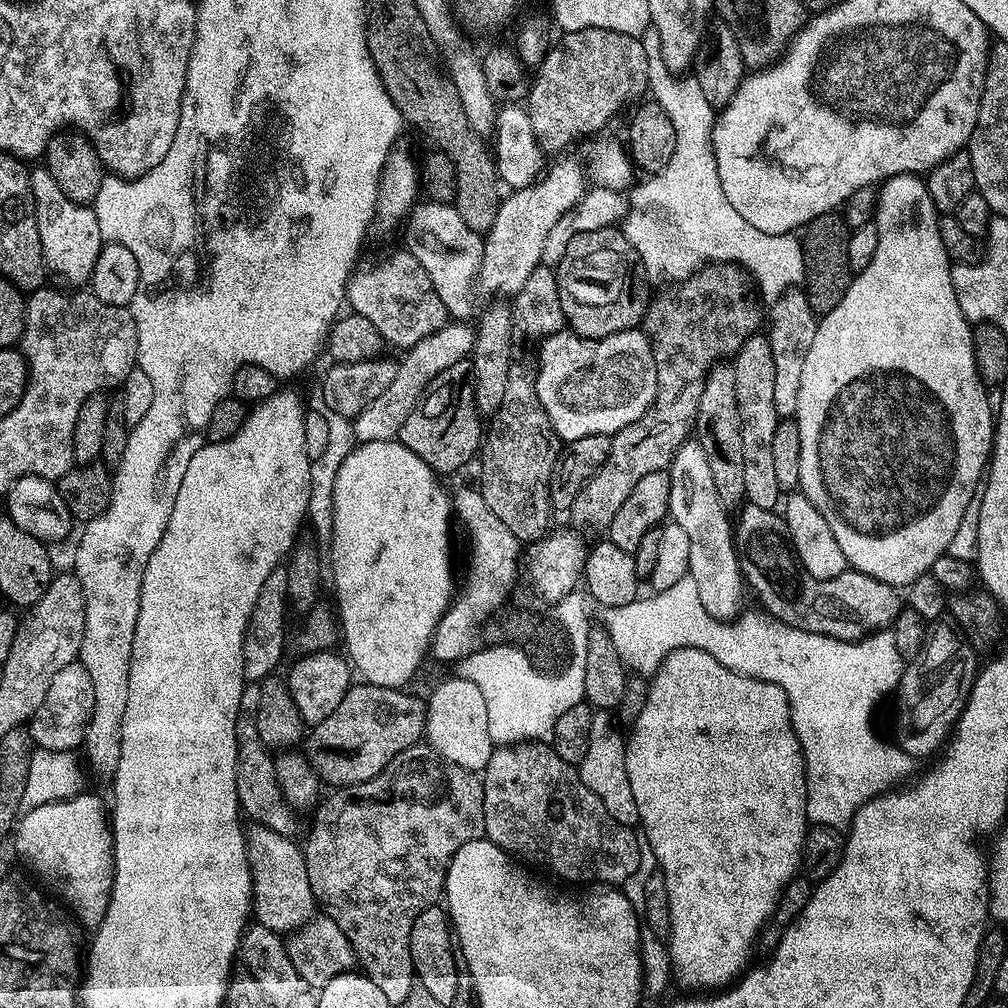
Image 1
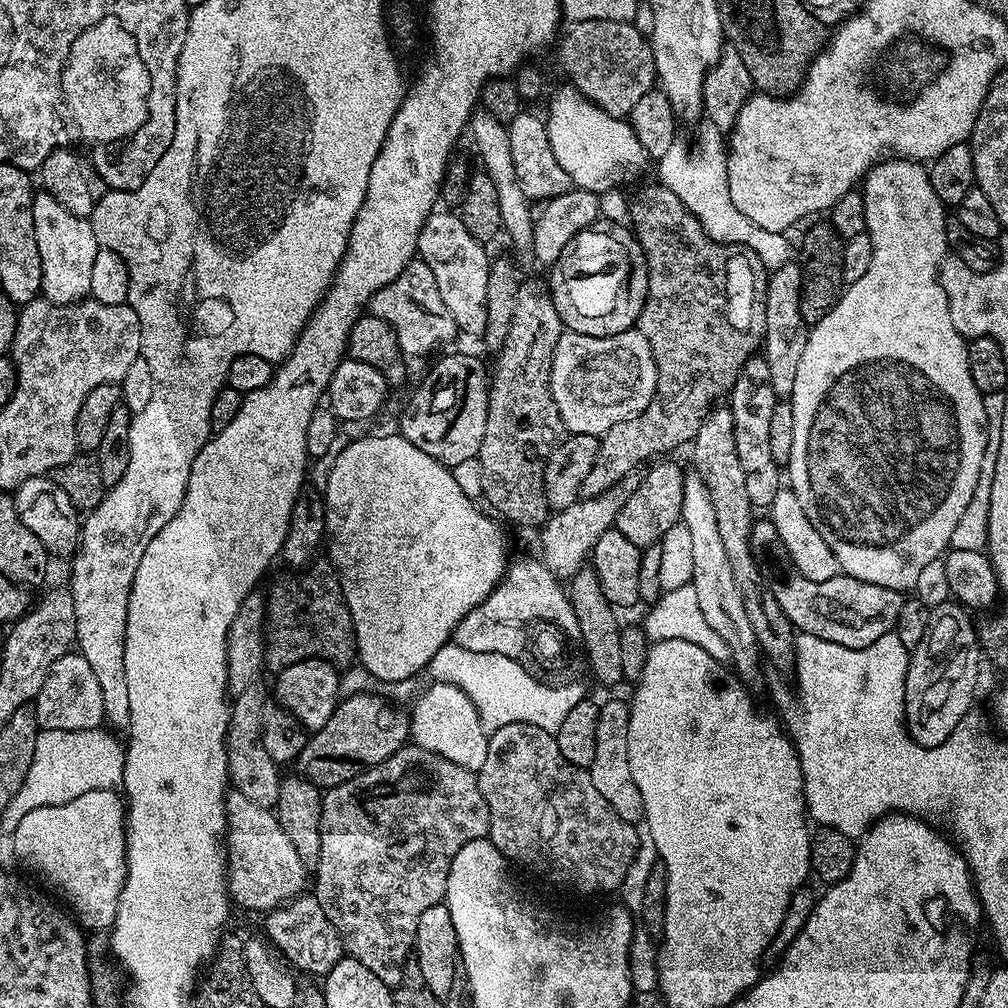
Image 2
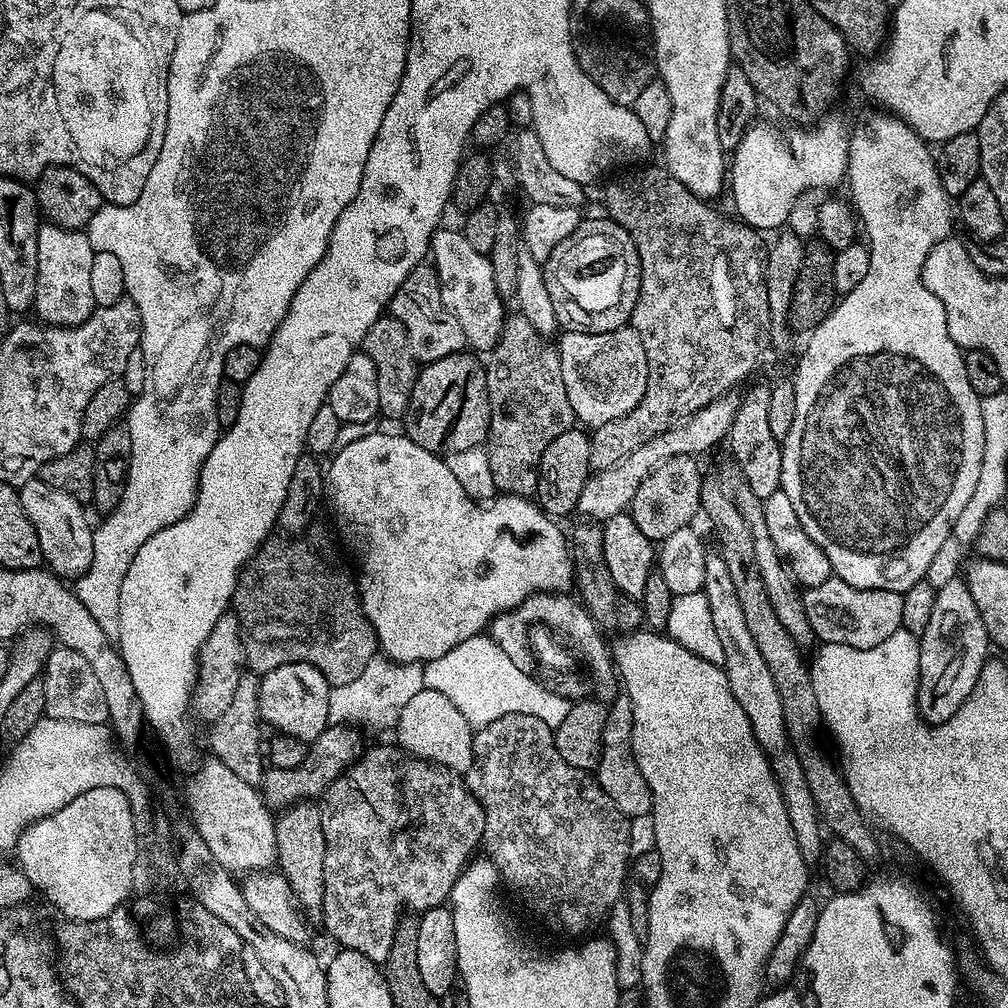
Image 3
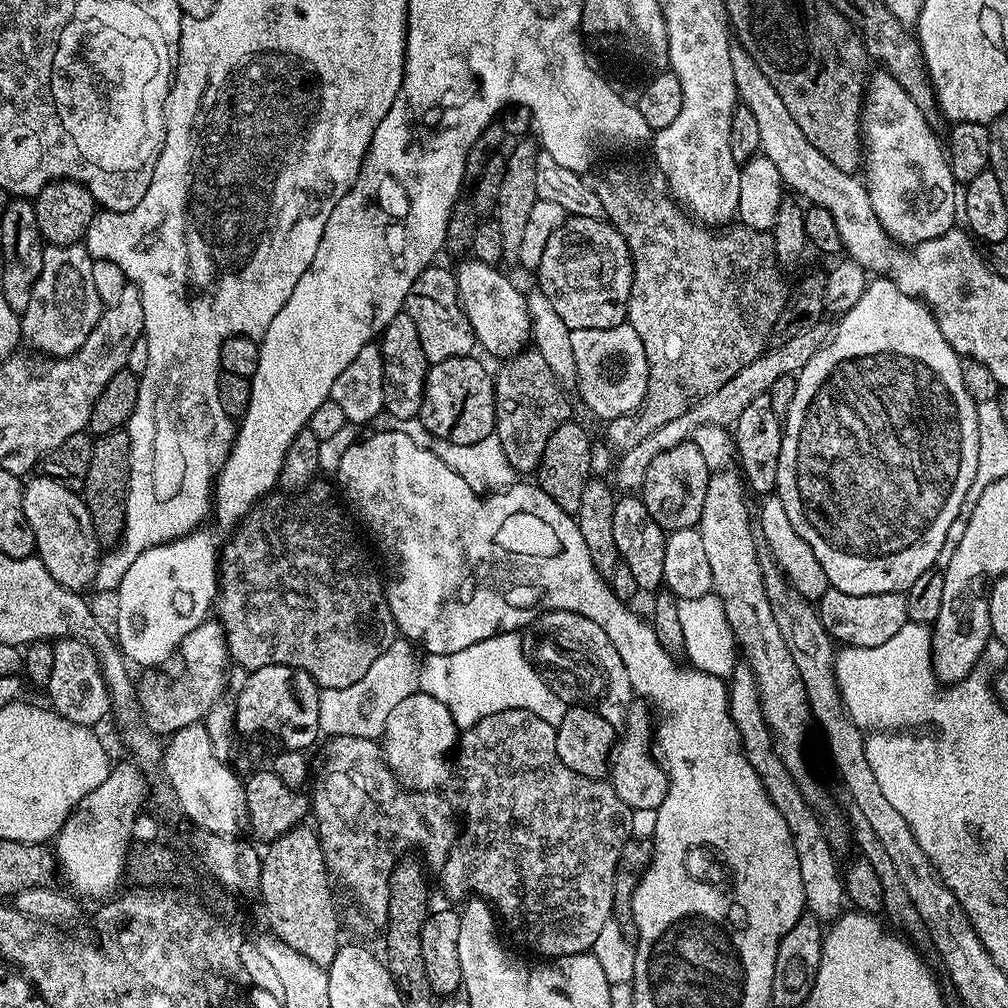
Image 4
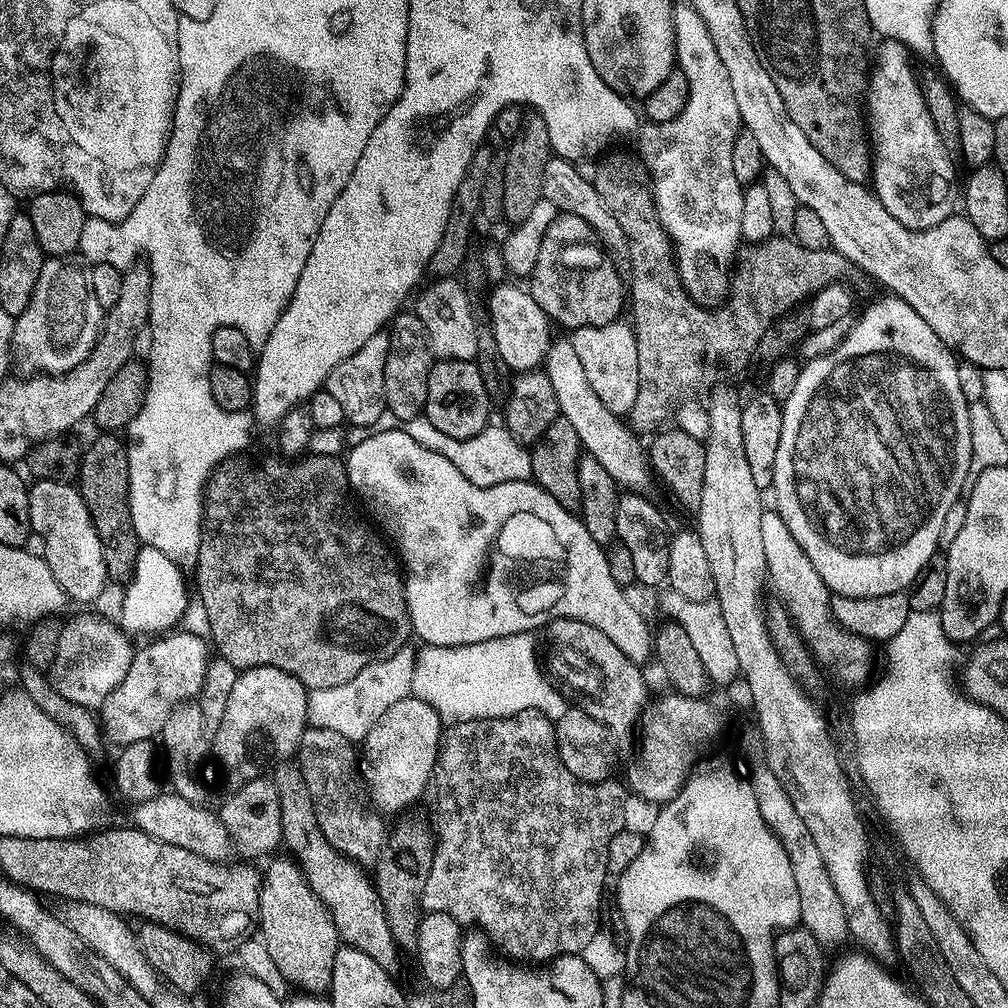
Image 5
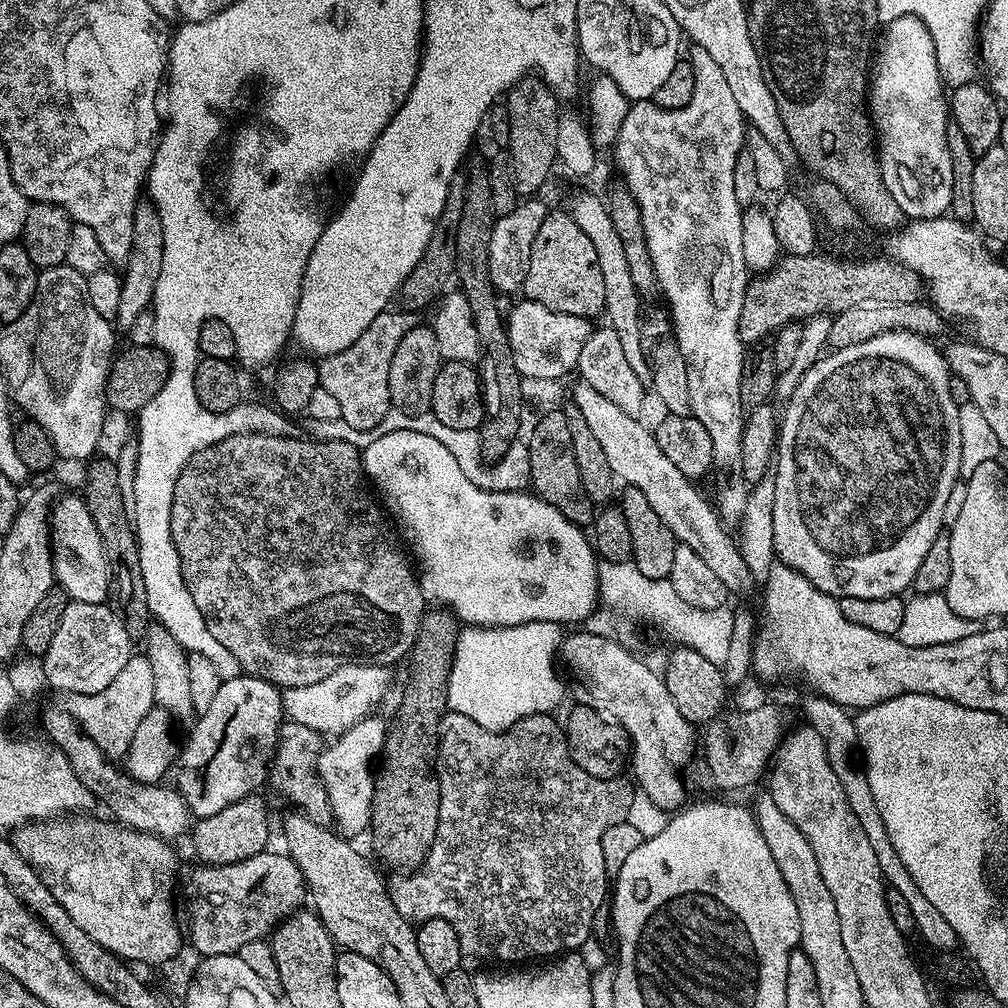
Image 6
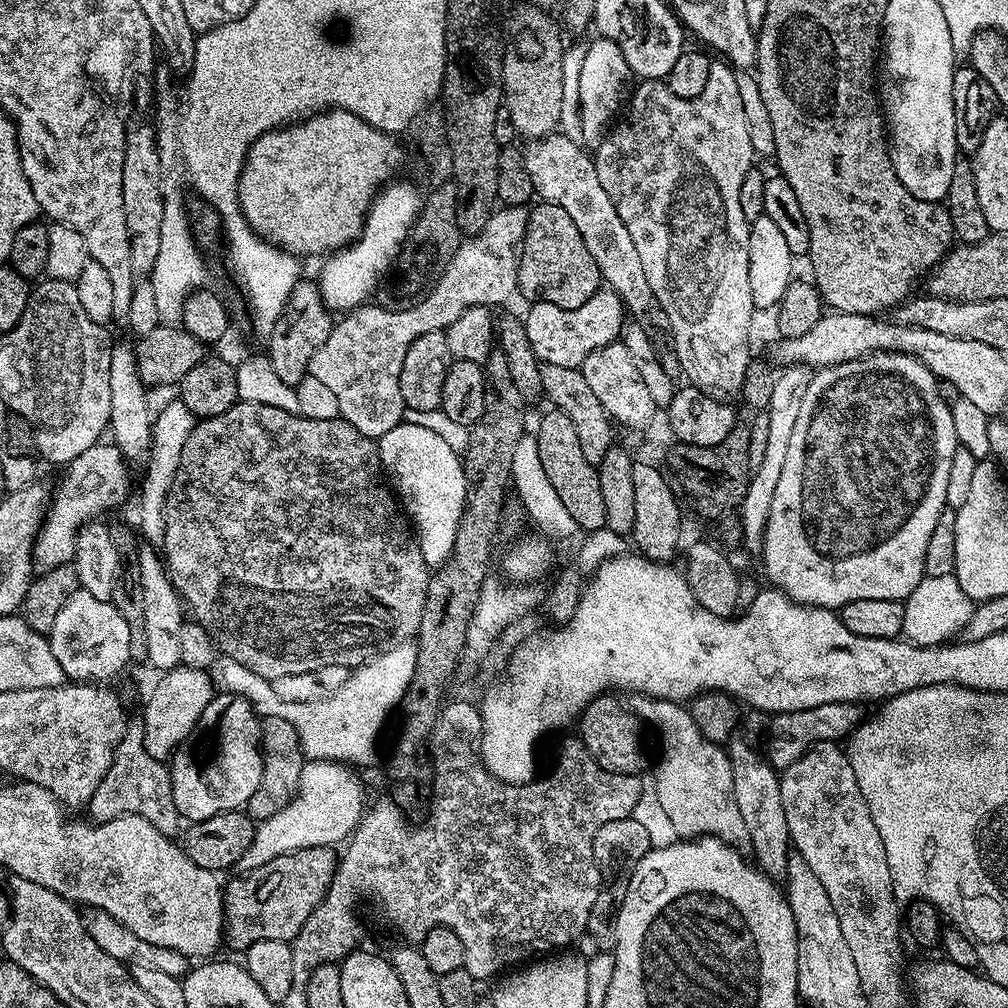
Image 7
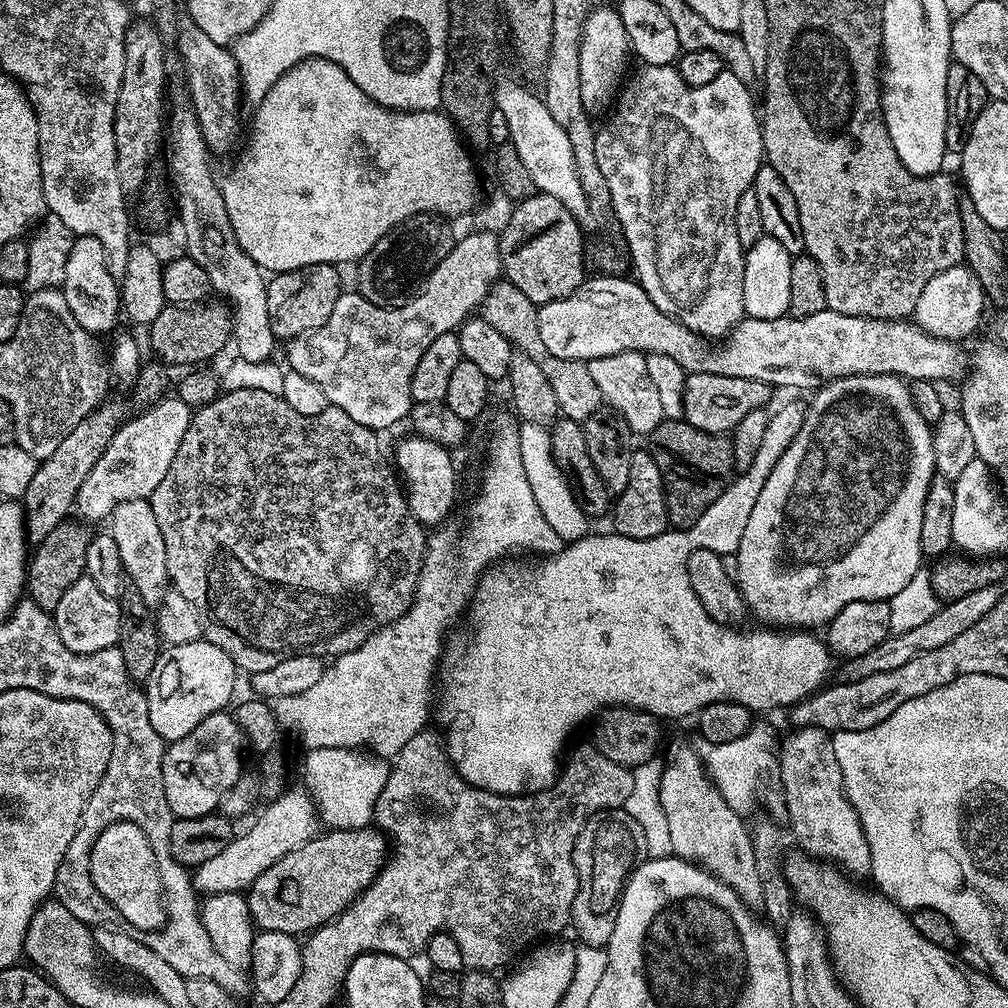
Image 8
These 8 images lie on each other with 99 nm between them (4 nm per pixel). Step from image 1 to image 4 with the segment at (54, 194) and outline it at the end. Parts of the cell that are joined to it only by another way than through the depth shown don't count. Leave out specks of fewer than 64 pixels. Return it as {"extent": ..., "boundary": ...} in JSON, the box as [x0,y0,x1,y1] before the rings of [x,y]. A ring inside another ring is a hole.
{"extent":[20,243,102,358],"boundary":[[[83,243],[70,246],[53,244],[45,247],[42,258],[42,274],[38,274],[38,282],[34,282],[34,294],[30,298],[30,306],[20,316],[20,330],[25,341],[29,340],[31,347],[37,353],[45,356],[63,358],[72,356],[86,342],[90,330],[100,320],[102,305],[98,298],[98,290],[94,290],[93,258]]]}

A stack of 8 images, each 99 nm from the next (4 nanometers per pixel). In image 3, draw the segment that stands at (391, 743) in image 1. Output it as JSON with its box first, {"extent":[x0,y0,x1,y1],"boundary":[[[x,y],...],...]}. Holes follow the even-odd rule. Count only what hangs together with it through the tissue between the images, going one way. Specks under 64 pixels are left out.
{"extent":[258,724,361,810],"boundary":[[[333,724],[324,729],[317,740],[307,745],[307,756],[299,768],[269,767],[260,779],[258,791],[264,803],[272,810],[292,807],[301,798],[320,798],[330,784],[361,755],[359,731],[355,727]],[[316,796],[316,797],[312,797]]]}

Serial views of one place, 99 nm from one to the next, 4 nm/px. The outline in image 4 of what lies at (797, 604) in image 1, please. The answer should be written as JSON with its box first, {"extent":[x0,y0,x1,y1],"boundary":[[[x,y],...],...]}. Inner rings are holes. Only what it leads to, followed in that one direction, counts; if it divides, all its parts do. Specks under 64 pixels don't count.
{"extent":[818,587,909,648],"boundary":[[[829,587],[818,601],[820,621],[833,641],[849,648],[873,648],[882,646],[894,638],[902,626],[909,624],[908,598],[905,593],[890,594],[842,594],[842,590]]]}

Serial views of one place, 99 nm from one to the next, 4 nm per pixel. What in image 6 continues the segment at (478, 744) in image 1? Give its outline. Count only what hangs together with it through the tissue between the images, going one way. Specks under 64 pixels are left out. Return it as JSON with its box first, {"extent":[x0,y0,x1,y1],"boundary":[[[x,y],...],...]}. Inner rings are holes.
{"extent":[316,714,389,838],"boundary":[[[371,714],[337,735],[331,741],[333,744],[321,751],[316,763],[317,777],[332,807],[332,820],[335,827],[348,838],[356,838],[352,836],[358,835],[363,828],[365,831],[372,823],[372,799],[376,794],[374,761],[384,751],[384,739],[389,729],[389,725],[383,724],[377,716]]]}

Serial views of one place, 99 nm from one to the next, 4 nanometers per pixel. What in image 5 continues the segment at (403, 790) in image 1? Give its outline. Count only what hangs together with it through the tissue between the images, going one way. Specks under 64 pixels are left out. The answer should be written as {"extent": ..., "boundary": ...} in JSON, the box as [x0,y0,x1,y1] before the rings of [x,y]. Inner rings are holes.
{"extent":[295,726,386,866],"boundary":[[[309,726],[300,738],[295,759],[302,770],[302,778],[306,778],[306,786],[314,802],[316,824],[322,830],[326,842],[330,842],[330,846],[334,846],[344,856],[351,857],[357,864],[372,866],[380,857],[380,850],[384,846],[386,827],[380,821],[383,819],[369,811],[366,804],[364,809],[363,802],[352,793],[352,788],[348,785],[352,748],[350,741],[337,731]]]}

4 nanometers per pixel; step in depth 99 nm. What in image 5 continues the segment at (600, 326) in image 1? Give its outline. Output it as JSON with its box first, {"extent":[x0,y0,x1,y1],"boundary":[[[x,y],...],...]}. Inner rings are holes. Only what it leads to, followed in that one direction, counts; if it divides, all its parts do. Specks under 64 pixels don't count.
{"extent":[530,212,626,330],"boundary":[[[565,212],[556,215],[554,222],[546,226],[538,262],[534,262],[530,277],[530,291],[549,320],[567,330],[617,323],[621,319],[620,311],[626,308],[626,288],[620,281],[594,230],[582,218]]]}

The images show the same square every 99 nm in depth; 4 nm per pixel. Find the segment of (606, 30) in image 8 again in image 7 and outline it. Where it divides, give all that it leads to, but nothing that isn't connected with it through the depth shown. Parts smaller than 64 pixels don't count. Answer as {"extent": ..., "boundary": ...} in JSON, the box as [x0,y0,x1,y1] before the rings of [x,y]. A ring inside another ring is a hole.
{"extent":[578,38,630,150],"boundary":[[[596,38],[596,41],[592,40],[586,50],[586,59],[583,61],[582,74],[579,79],[578,98],[580,99],[582,118],[580,144],[585,149],[594,150],[597,148],[608,135],[614,121],[621,115],[626,104],[626,97],[630,92],[628,80],[630,81],[628,63],[620,47],[613,40],[603,38]]]}

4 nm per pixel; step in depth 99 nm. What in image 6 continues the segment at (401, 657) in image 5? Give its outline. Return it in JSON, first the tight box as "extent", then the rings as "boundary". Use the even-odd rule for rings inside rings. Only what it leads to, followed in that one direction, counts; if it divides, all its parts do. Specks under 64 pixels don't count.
{"extent":[283,664,391,736],"boundary":[[[351,664],[339,667],[327,678],[313,686],[283,689],[285,717],[310,726],[321,735],[337,736],[371,715],[385,696],[390,684],[391,669],[378,664]]]}

